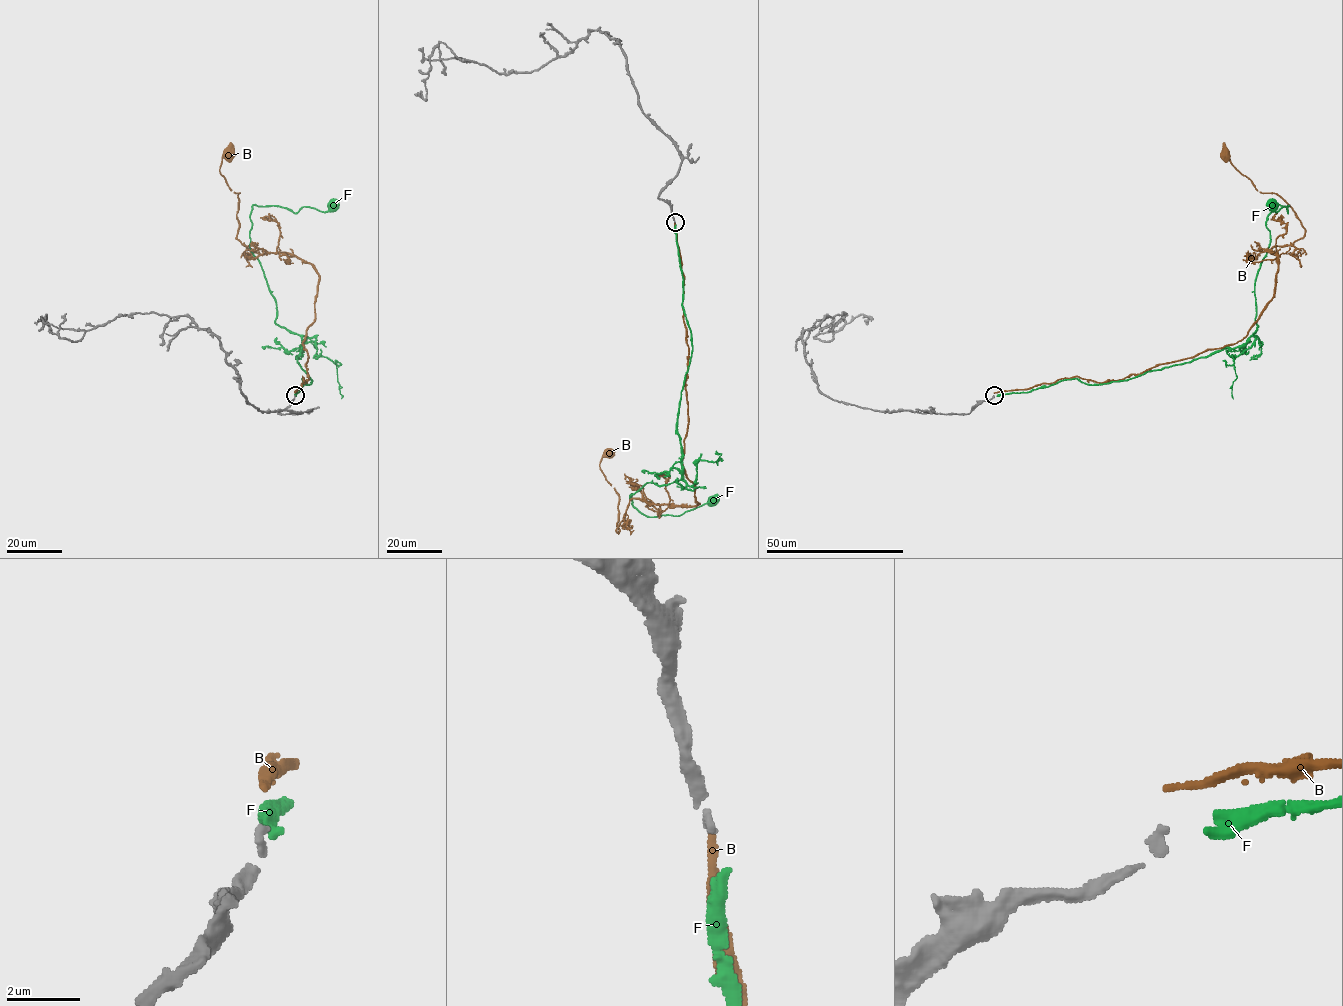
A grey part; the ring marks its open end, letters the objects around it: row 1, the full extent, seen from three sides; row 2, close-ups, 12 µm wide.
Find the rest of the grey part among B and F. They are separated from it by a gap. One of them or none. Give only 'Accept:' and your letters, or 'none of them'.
Accept: F

